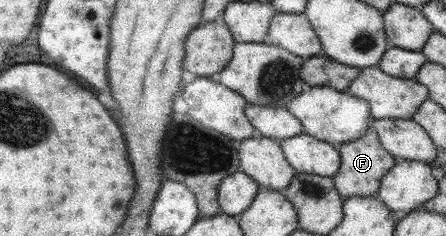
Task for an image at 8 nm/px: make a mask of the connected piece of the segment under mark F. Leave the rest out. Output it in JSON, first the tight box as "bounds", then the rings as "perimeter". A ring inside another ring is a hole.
{"bounds":[331,128,397,199],"perimeter":[[[372,128],[354,141],[341,143],[338,145],[338,150],[341,164],[331,178],[338,195],[341,195],[343,199],[352,196],[374,196],[379,188],[380,178],[397,160],[380,145],[376,131]]]}

